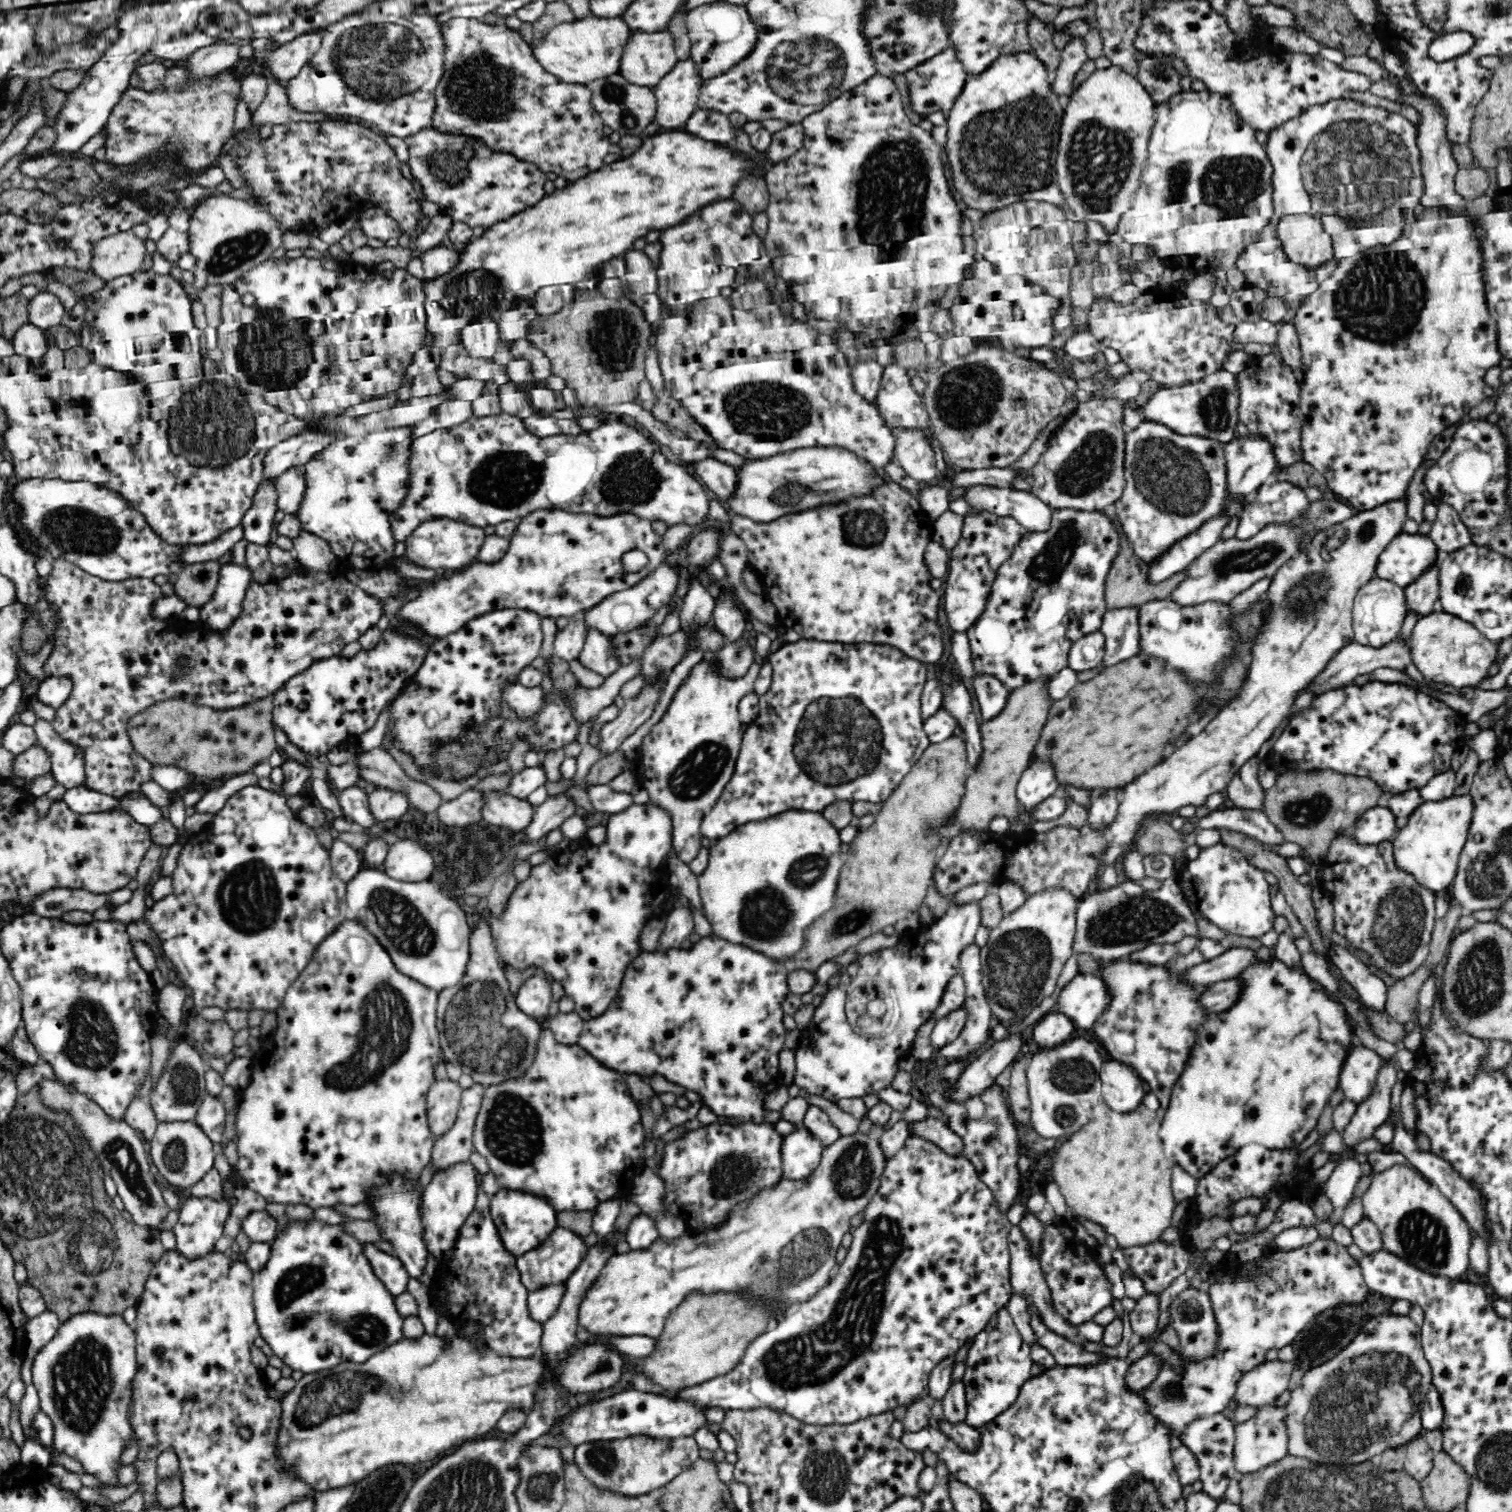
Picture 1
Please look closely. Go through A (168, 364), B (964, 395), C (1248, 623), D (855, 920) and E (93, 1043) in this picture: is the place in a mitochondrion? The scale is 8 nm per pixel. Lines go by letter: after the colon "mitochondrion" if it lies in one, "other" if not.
A: other
B: mitochondrion
C: mitochondrion
D: mitochondrion
E: mitochondrion

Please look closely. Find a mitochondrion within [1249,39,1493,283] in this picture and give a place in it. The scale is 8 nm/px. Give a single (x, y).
(1357, 171)

